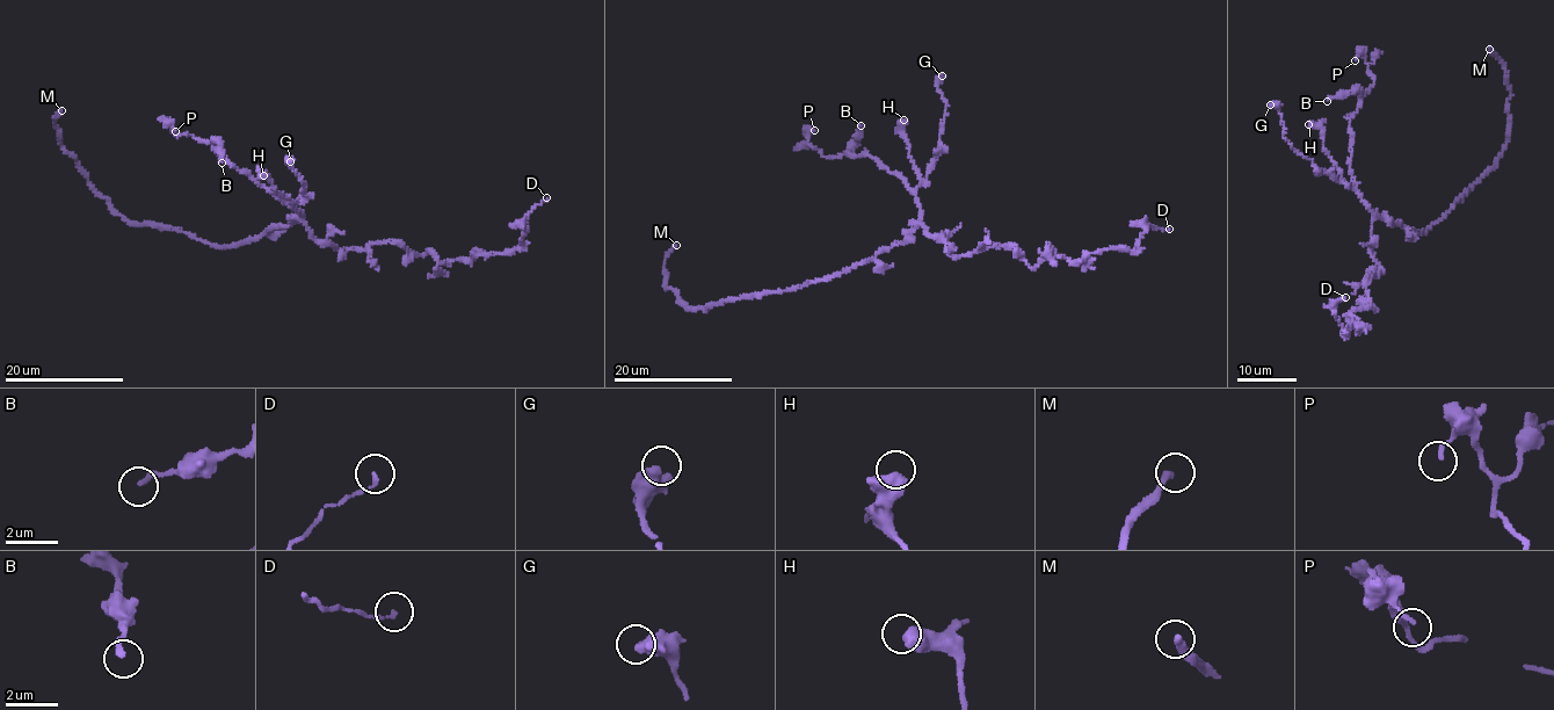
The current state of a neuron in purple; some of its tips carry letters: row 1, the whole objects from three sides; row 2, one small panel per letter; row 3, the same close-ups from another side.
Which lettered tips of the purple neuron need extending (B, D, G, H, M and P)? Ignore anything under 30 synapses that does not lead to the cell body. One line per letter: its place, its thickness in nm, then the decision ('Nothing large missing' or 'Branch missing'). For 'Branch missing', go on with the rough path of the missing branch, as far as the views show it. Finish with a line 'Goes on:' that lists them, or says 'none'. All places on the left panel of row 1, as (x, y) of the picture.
B: Place: (222, 162). Thickness 200 nm. Nothing large missing
D: Place: (546, 197). Thickness 150 nm. Nothing large missing
G: Place: (290, 161). Thickness 600 nm. Nothing large missing
H: Place: (263, 175). Thickness 700 nm. Nothing large missing
M: Place: (62, 110). Thickness 280 nm. Branch missing
P: Place: (175, 131). Thickness 150 nm. Nothing large missing
Goes on: M

